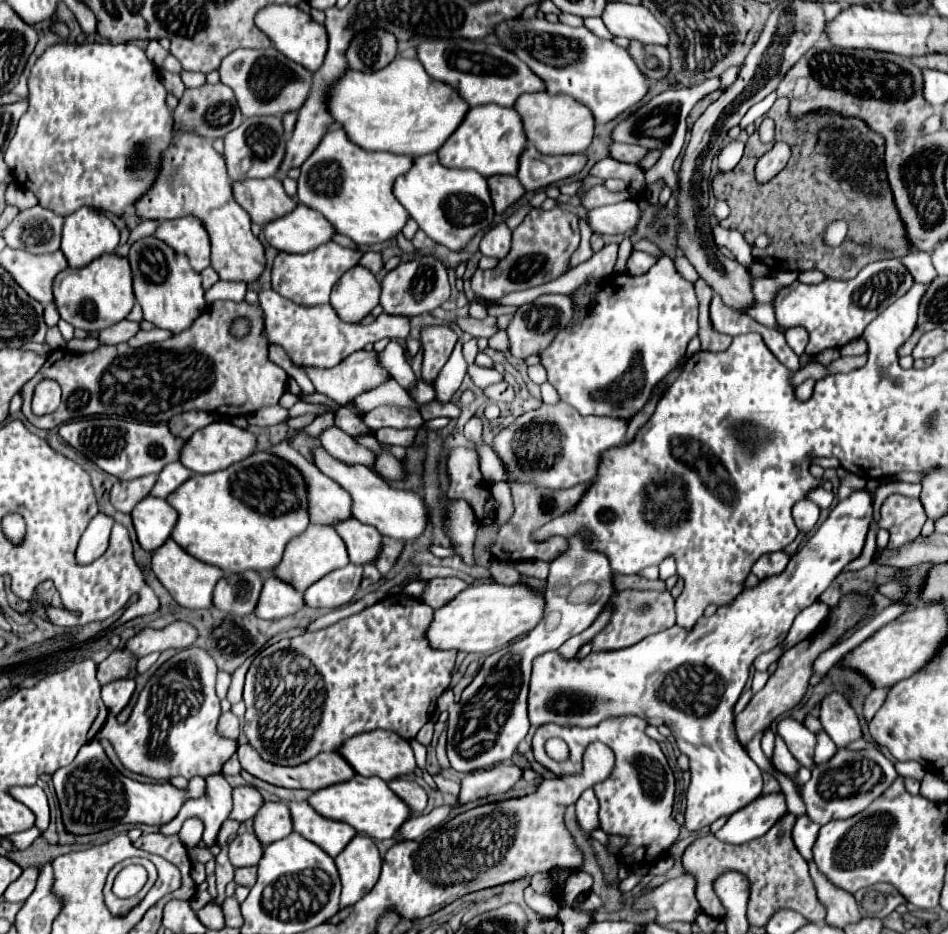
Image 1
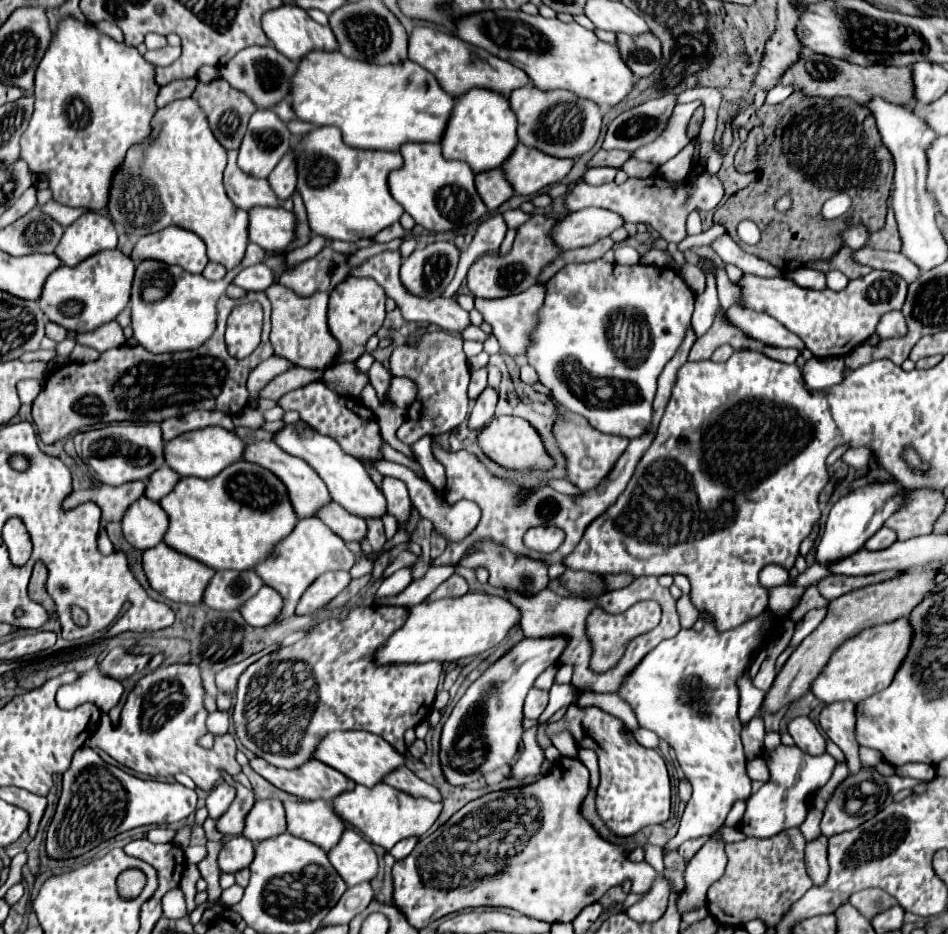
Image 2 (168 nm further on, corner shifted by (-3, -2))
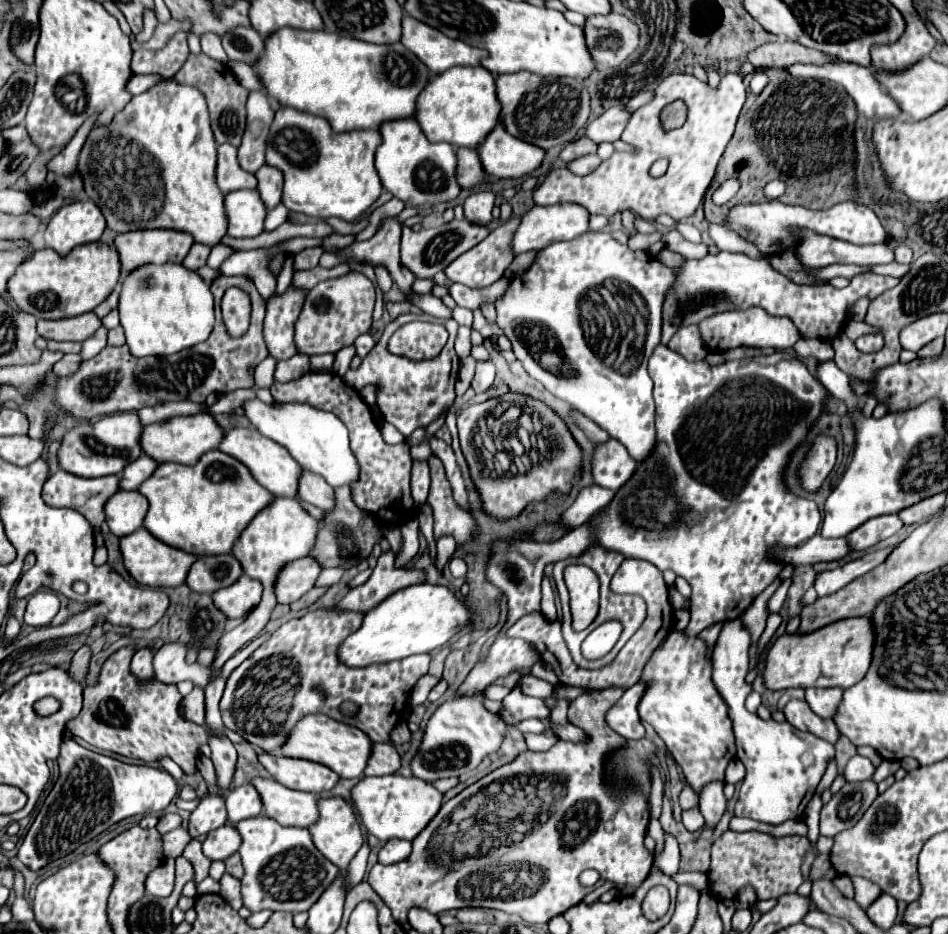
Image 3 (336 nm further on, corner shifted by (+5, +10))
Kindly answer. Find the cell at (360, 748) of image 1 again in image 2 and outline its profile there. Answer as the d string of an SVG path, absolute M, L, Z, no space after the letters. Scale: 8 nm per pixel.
M330 732L326 738L322 738L320 746L314 752L314 758L336 768L344 776L352 778L356 784L362 784L368 788L376 786L392 770L398 770L400 766L406 764L404 754L400 754L388 742L384 742L384 738L368 732Z

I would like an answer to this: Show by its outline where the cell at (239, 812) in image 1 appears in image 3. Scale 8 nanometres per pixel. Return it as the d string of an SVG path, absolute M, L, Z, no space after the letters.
M206 796L200 800L196 810L190 814L188 820L188 832L192 838L204 836L218 826L226 824L226 808L224 808L224 798L216 796Z

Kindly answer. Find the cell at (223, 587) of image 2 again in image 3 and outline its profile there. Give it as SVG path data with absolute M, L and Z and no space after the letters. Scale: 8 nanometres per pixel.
M232 554L200 556L186 576L186 586L194 592L212 594L220 588L232 586L240 576L242 566Z

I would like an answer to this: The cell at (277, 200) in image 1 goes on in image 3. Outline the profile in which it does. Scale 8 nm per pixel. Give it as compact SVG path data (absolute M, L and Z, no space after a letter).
M232 144L218 146L218 164L216 164L216 184L222 194L240 190L240 188L256 188L256 176L248 174L240 168L236 160L236 148Z

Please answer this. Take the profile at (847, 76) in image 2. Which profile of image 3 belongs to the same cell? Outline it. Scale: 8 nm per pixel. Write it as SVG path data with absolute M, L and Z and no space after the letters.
M774 42L774 44L764 44L756 50L752 50L746 60L754 66L754 68L786 68L792 66L796 62L808 62L808 64L822 64L828 60L826 54L806 48L798 42Z

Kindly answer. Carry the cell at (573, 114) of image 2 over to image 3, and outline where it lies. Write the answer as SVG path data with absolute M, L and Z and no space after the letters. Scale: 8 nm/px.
M526 70L502 74L496 78L496 96L502 106L500 120L506 132L542 150L572 142L590 116L588 90L576 78L542 78Z

